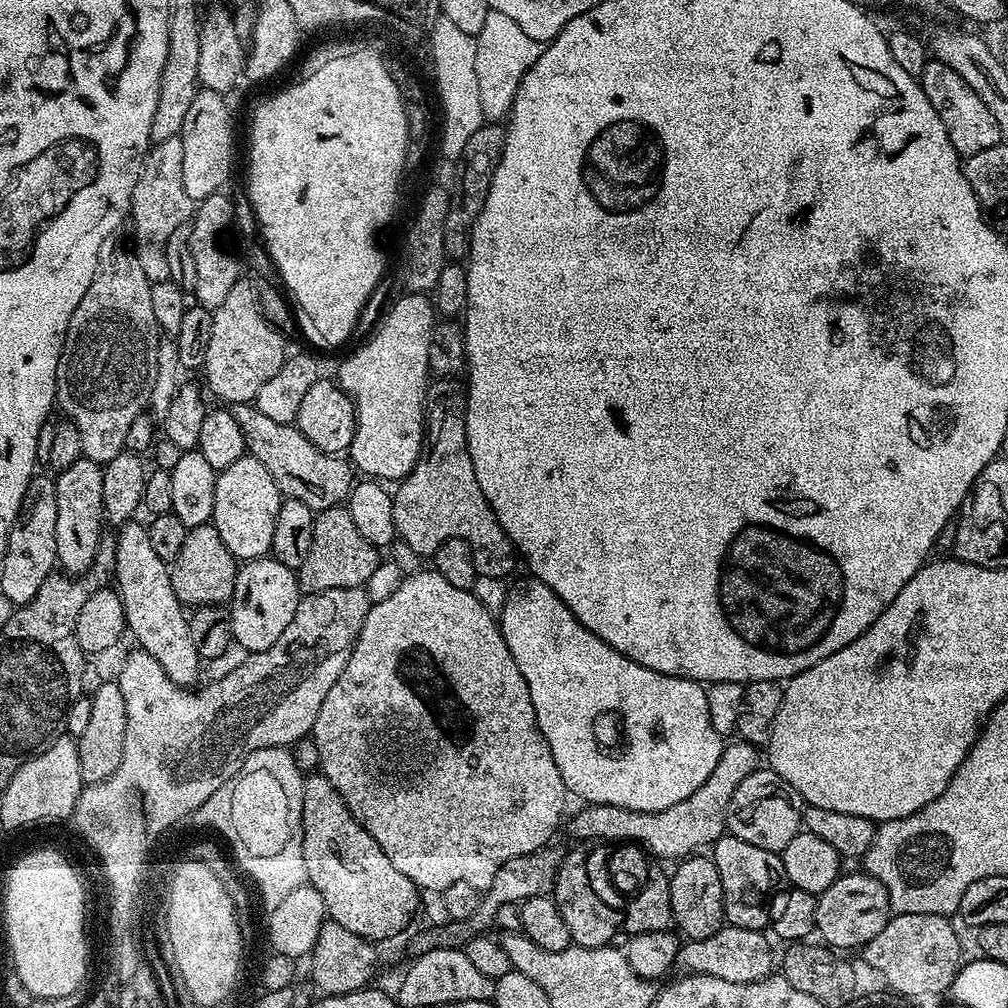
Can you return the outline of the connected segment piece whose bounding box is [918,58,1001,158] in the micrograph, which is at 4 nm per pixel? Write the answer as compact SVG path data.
M935 58L929 59L918 79L926 98L930 98L930 106L934 106L938 118L942 118L942 126L946 126L946 134L950 134L950 142L961 158L990 150L990 146L1001 143L994 116L974 90L950 66Z

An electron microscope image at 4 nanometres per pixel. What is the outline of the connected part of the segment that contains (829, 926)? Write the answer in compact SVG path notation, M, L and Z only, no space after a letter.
M863 870L852 872L849 876L848 873L841 874L816 897L816 932L819 939L833 950L863 949L872 941L874 934L882 934L892 915L892 903L888 900L886 890Z

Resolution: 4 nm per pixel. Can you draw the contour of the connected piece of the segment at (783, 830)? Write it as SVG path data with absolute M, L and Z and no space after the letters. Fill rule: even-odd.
M757 768L734 790L725 824L727 833L752 846L777 854L802 830L804 803L801 796L771 768Z

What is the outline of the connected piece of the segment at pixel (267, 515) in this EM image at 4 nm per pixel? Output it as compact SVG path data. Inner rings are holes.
M244 455L238 458L238 462L219 469L214 486L214 510L212 511L211 523L222 534L222 542L226 542L226 550L236 557L237 561L247 562L267 557L272 551L274 542L274 522L278 518L281 494L274 478L270 478L270 470L258 462L258 458Z

